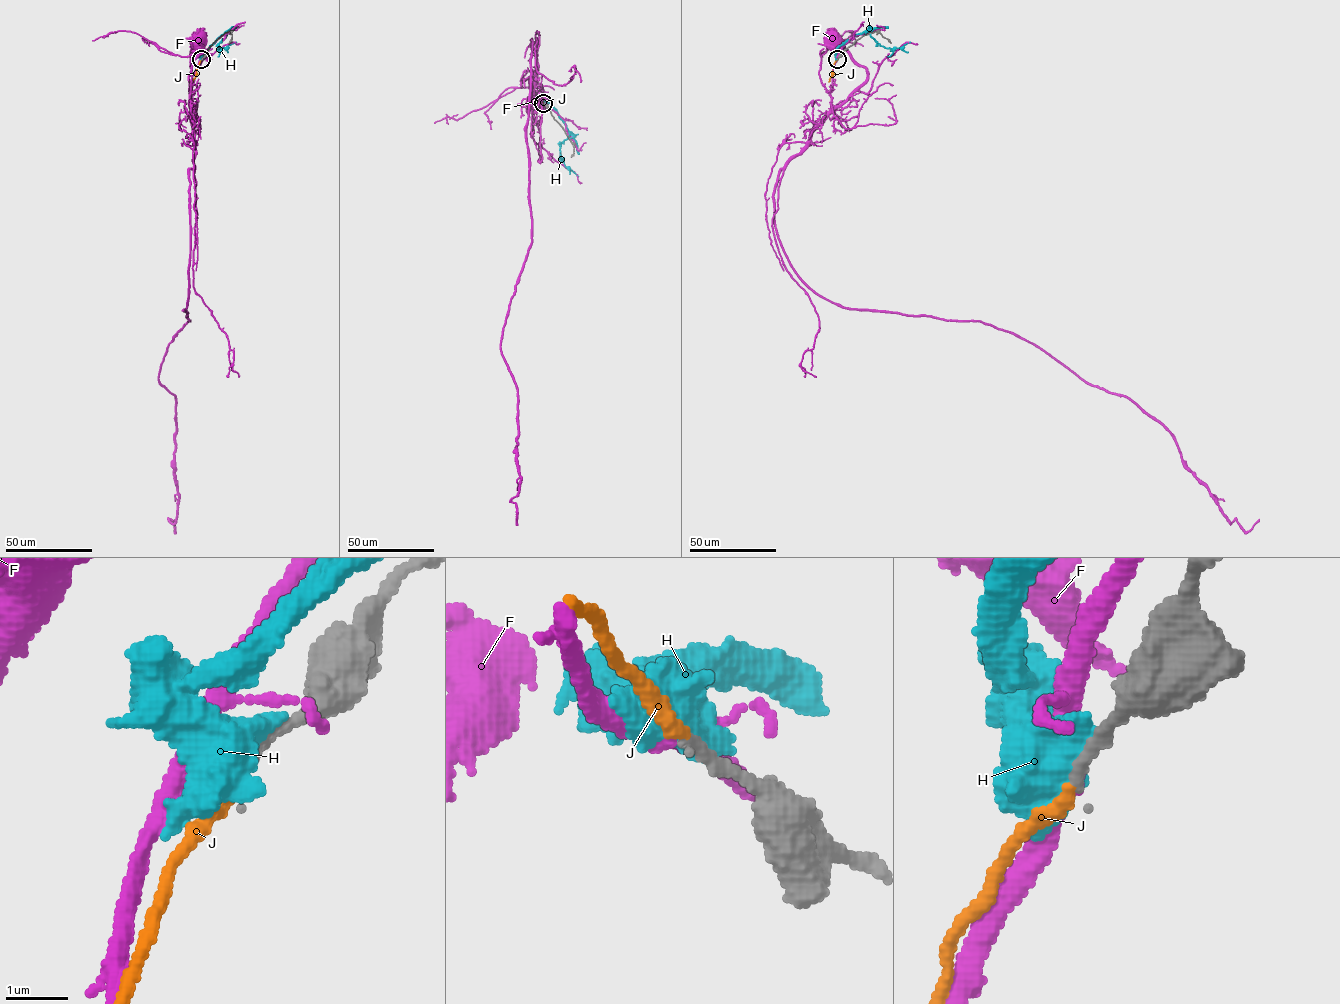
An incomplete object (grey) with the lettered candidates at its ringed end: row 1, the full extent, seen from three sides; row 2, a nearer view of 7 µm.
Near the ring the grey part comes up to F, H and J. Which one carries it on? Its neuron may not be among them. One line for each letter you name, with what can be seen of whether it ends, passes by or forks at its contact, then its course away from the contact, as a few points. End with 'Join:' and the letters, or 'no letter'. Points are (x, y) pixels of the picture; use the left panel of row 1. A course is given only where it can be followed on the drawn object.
J: it ends; course (201, 59), (196, 77), (190, 82)
Join: J

